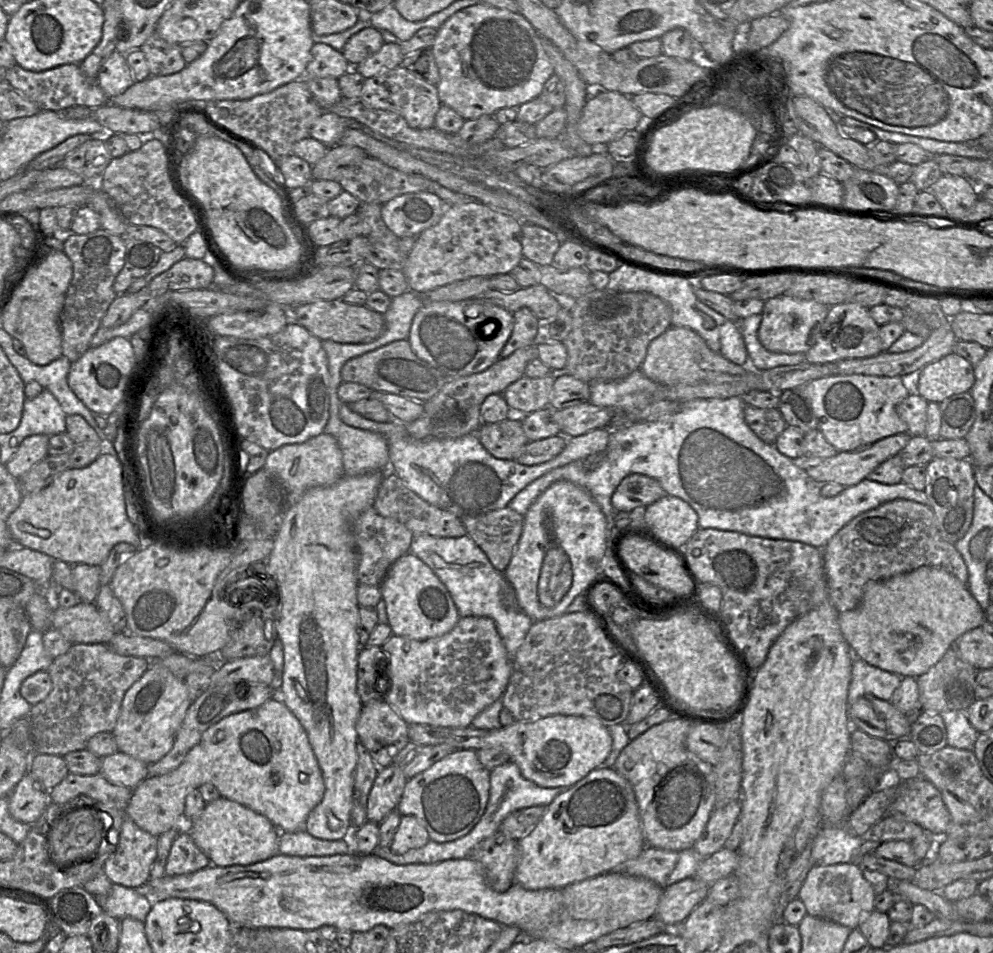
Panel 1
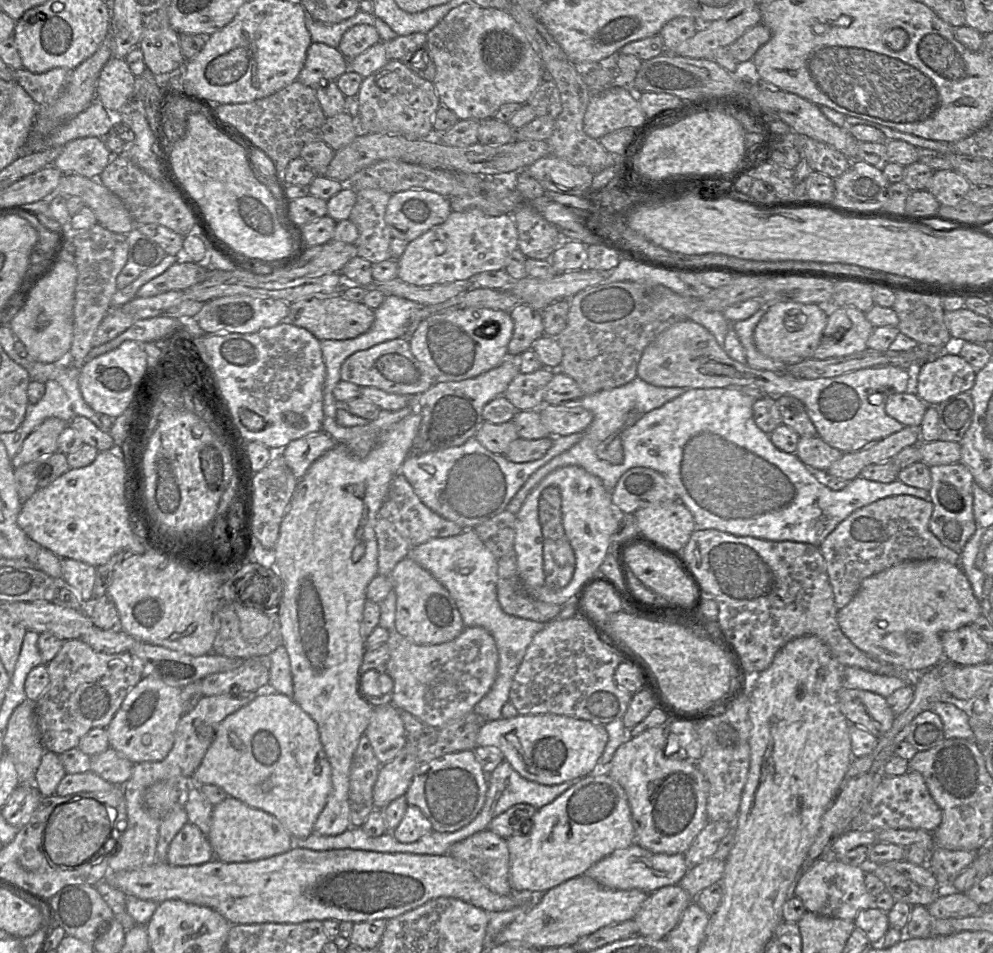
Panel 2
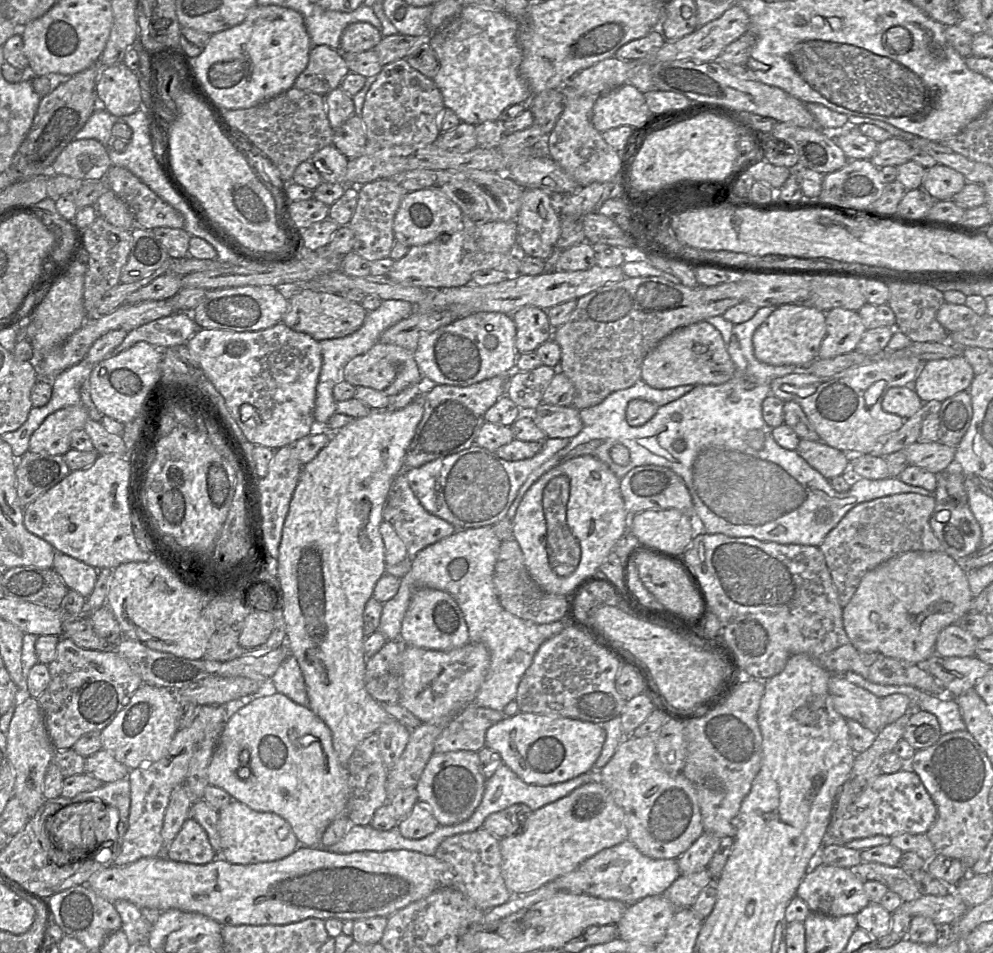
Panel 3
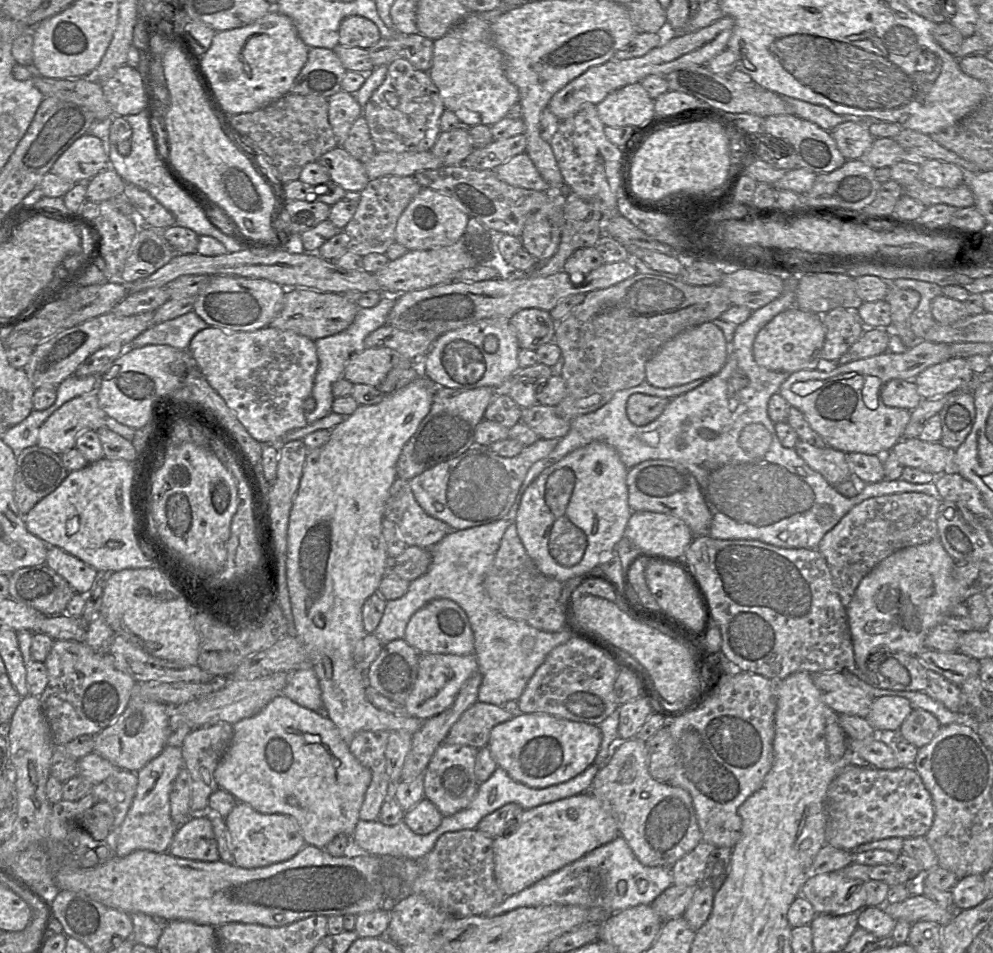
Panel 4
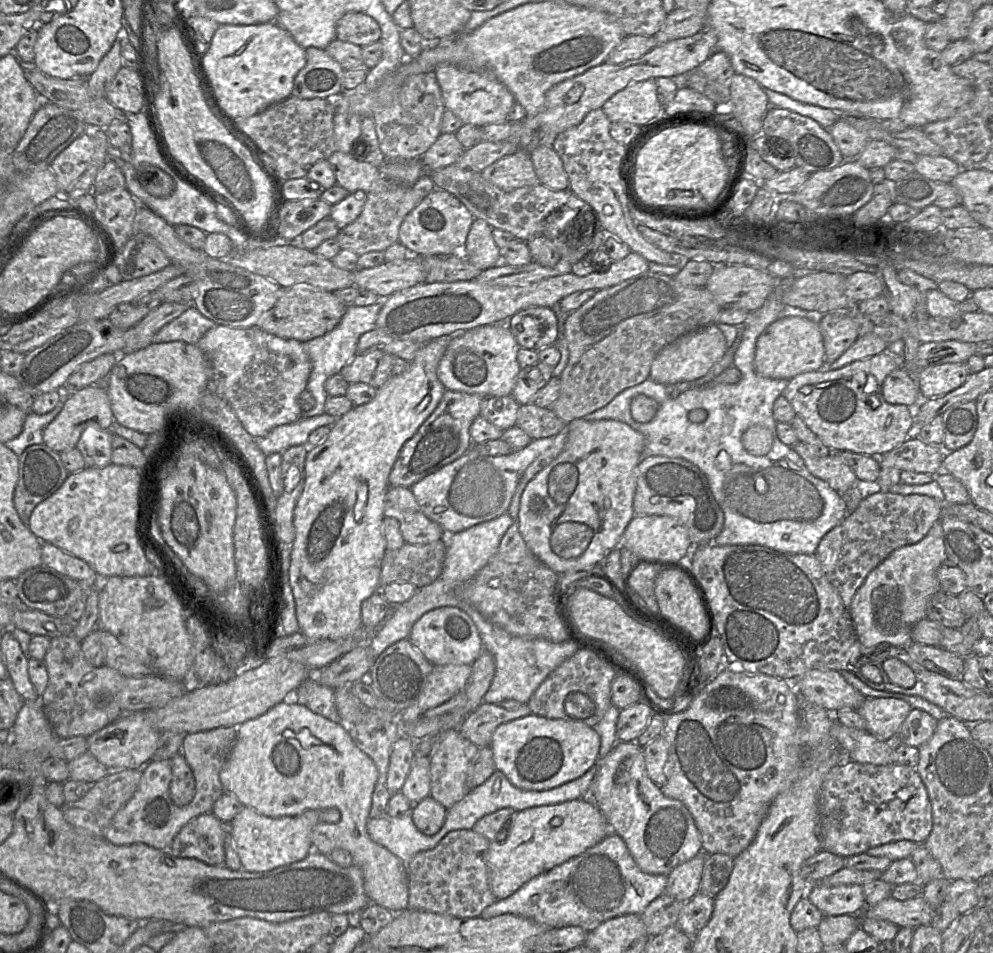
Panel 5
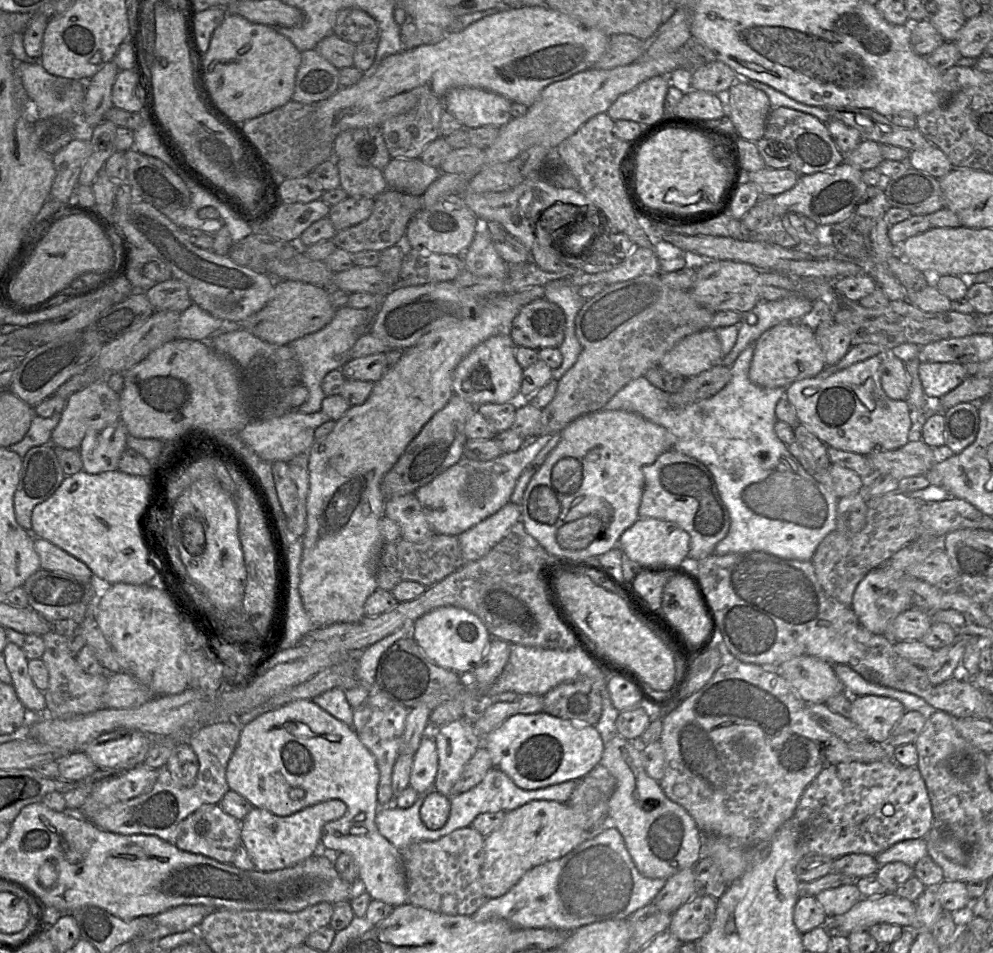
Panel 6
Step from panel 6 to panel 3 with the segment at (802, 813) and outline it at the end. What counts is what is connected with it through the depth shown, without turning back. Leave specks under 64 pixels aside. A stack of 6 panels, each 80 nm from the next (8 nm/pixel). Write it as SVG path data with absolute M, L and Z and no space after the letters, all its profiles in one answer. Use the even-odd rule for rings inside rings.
M908 766L893 774L881 773L860 793L850 811L846 814L835 841L845 845L854 839L867 838L875 835L893 836L896 834L926 834L934 824L937 816L937 808L923 785L919 776Z

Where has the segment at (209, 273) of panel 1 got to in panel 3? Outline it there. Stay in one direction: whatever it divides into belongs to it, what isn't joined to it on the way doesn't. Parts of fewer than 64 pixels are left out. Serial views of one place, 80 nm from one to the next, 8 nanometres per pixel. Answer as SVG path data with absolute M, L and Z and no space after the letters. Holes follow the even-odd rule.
M163 274L128 295L124 304L134 305L145 301L170 299L182 288L182 277L176 274Z

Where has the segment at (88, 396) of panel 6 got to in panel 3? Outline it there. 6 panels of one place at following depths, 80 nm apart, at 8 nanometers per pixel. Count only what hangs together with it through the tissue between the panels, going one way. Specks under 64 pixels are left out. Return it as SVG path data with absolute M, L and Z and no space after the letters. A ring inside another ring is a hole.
M82 404L51 413L32 434L28 451L63 456L71 449L71 433L83 429L88 419L88 412Z

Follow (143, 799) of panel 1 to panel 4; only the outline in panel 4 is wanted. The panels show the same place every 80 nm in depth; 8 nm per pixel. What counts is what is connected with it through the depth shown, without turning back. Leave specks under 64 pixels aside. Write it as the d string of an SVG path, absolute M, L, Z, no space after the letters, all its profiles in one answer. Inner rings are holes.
M279 695L255 716L232 726L232 740L214 772L220 789L259 813L294 817L307 845L324 849L338 835L352 836L360 821L359 812L372 773L353 756L337 726L326 714L319 714Z

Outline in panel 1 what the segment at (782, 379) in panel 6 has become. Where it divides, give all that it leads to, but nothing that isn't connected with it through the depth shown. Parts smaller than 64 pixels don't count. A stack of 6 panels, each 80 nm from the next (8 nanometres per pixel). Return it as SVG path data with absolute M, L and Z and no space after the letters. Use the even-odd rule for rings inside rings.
M779 295L764 302L758 339L762 346L775 353L806 353L816 342L817 332L829 313L829 306L814 300Z

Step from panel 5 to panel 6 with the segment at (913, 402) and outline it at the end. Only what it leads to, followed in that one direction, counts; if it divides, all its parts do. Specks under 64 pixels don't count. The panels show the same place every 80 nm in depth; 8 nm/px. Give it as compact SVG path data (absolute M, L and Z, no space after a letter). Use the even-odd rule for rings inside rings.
M889 353L883 356L881 385L889 398L893 400L907 399L909 375L905 363Z

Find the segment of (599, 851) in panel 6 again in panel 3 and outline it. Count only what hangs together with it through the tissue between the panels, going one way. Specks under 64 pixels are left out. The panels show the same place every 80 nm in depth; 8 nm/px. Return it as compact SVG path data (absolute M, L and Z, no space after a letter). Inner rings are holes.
M626 840L600 851L572 872L546 883L536 891L526 895L514 895L506 903L485 911L483 922L494 923L560 892L620 900L629 906L647 896L662 894L680 875L677 859L650 858L642 854L631 841Z

